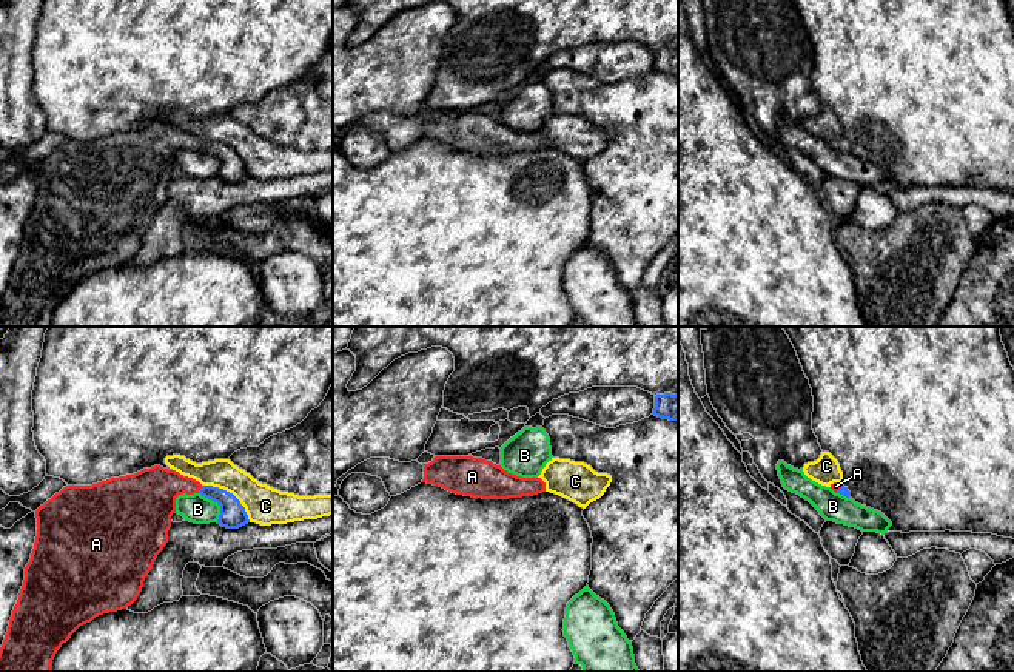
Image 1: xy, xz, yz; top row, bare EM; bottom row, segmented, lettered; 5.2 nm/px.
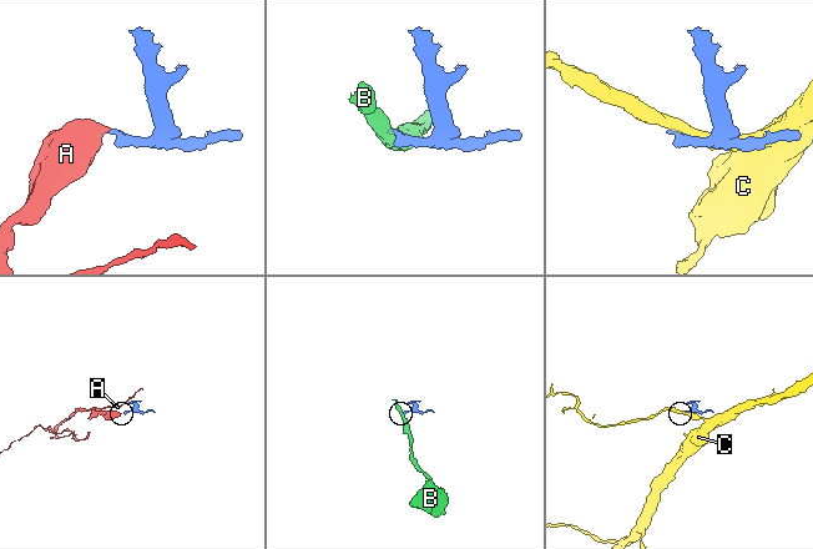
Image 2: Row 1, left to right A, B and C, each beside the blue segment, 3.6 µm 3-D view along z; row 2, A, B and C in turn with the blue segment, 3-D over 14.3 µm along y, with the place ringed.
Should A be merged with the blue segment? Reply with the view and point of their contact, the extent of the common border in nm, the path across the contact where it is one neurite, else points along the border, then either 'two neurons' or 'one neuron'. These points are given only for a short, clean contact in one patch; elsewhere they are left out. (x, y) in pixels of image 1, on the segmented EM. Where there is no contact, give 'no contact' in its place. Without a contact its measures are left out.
contact xy (201, 489); length 50 nm; way xy (233, 515), (214, 493), (201, 489), (161, 487), (153, 492); one neuron

